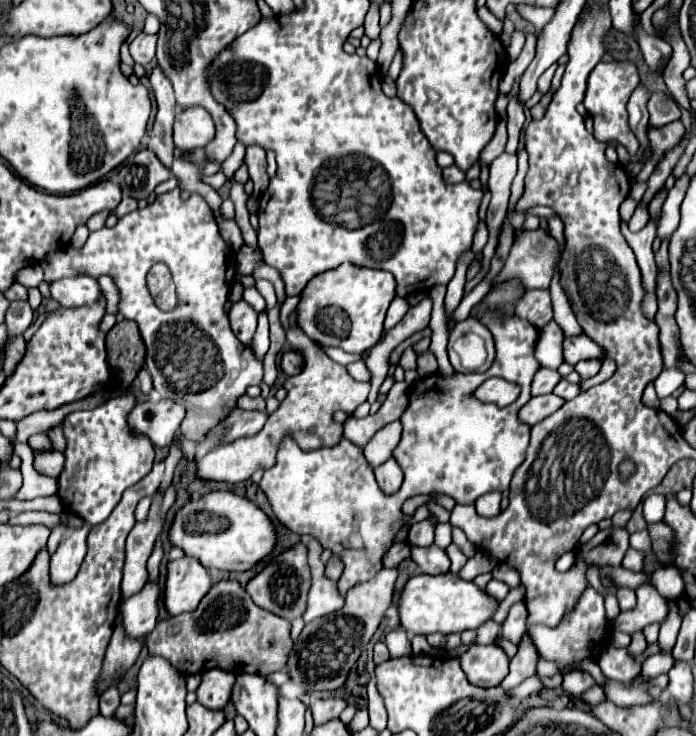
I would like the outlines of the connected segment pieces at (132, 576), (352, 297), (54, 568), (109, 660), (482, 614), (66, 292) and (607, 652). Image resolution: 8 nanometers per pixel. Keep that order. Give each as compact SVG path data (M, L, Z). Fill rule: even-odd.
M152 502L148 520L136 522L136 526L132 528L126 540L126 560L124 560L121 581L123 599L138 593L147 582L148 556L152 554L152 548L160 530L162 530L160 502Z
M352 262L318 274L302 290L300 304L296 308L296 326L312 338L320 348L334 346L350 354L364 354L384 334L384 316L390 302L396 298L396 280L390 272L356 266ZM342 316L350 320L348 336L340 336Z
M80 526L72 530L58 546L56 554L52 554L50 560L50 578L54 584L66 584L70 582L86 556L86 538L88 538L90 526Z
M236 580L216 582L194 612L168 616L160 620L156 628L146 636L126 636L126 630L120 622L114 628L106 652L106 670L102 670L102 690L108 688L108 684L122 670L128 670L134 664L144 646L148 646L150 654L166 658L184 674L220 668L234 674L258 672L260 676L284 670L294 648L290 640L290 622L258 608L248 596L248 592Z
M452 572L438 576L414 576L408 580L400 596L400 624L410 634L460 634L464 630L476 630L486 620L492 620L500 602L474 582L466 582Z
M76 276L76 278L60 278L50 282L52 298L60 302L62 308L80 308L96 304L104 298L104 292L96 278L92 276Z
M608 644L604 648L604 652L600 654L600 668L602 672L612 678L612 680L618 680L618 682L630 682L634 676L640 674L640 666L644 662L644 658L648 658L650 654L656 654L658 652L658 644L656 646L648 646L646 654L642 656L640 662L636 662L634 658L630 658L628 650L624 648L614 648L612 644Z

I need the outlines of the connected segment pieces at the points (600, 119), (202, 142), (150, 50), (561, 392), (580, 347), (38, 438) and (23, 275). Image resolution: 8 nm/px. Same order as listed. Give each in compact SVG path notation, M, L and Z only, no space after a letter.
M598 62L596 68L590 72L588 78L588 90L584 98L584 106L594 118L594 138L600 142L618 142L622 144L632 156L638 154L640 142L636 134L632 132L628 124L628 112L626 112L626 102L634 90L634 86L640 82L638 70L632 62Z
M192 106L186 108L184 112L176 114L174 122L174 144L184 150L192 152L198 148L206 148L208 142L214 140L216 126L210 116L202 106Z
M138 34L132 42L130 42L130 54L134 58L136 64L150 64L156 56L156 36L148 36L148 34Z
M562 378L562 380L556 384L554 394L558 394L558 396L560 396L560 398L564 398L564 400L572 400L574 396L578 396L578 394L580 394L580 388L578 388L576 384L568 382L566 378Z
M586 334L576 336L576 338L566 338L562 342L562 354L564 354L564 362L568 362L572 366L582 358L600 358L602 360L602 350L598 350L598 346L594 346L594 342L590 342L590 338L586 338Z
M34 434L28 438L28 444L32 450L50 450L50 440L46 438L46 434Z
M40 264L26 266L14 278L16 278L16 282L20 282L26 288L38 288L40 282L44 282L44 270L42 270Z

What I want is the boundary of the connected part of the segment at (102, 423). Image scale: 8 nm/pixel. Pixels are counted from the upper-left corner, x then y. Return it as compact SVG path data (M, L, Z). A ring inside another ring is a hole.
M128 392L110 398L92 412L68 414L62 422L66 462L58 478L58 496L66 510L84 518L92 526L104 522L120 502L122 492L140 482L154 466L154 444L148 436L136 434L128 426L128 416L134 404L136 396Z

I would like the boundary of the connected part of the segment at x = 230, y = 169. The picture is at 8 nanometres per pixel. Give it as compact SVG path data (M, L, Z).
M238 141L234 146L234 152L222 162L222 170L224 170L226 178L234 176L234 172L236 172L236 170L240 168L240 164L244 162L244 150L246 150L246 146Z

